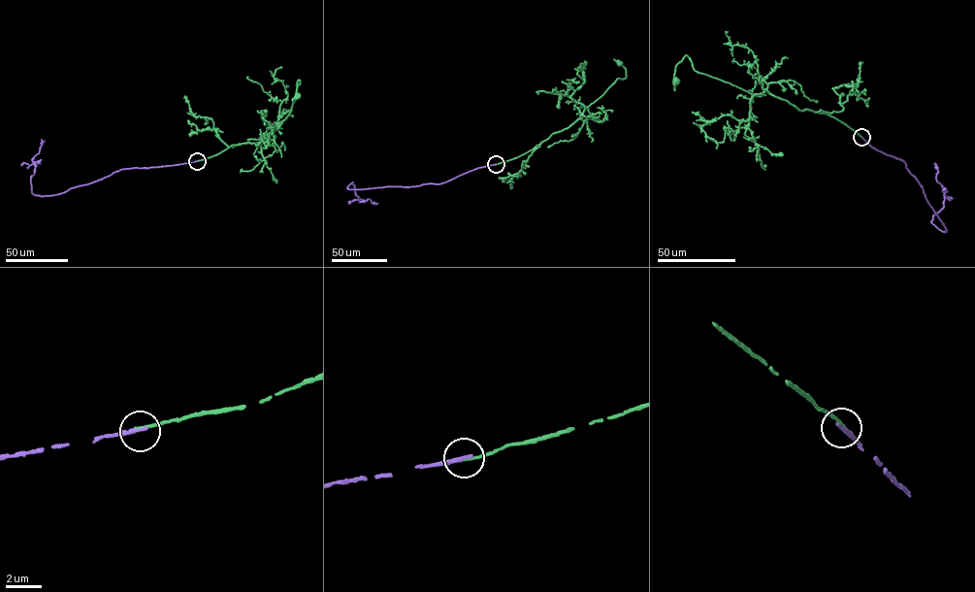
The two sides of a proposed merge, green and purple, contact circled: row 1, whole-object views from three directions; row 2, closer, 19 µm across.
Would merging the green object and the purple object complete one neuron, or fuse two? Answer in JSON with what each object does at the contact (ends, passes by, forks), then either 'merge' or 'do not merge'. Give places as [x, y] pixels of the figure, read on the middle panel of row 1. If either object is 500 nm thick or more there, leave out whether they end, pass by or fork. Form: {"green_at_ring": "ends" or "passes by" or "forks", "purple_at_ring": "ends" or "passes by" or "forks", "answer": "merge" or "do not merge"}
{"green_at_ring": "ends", "purple_at_ring": "ends", "answer": "merge"}

